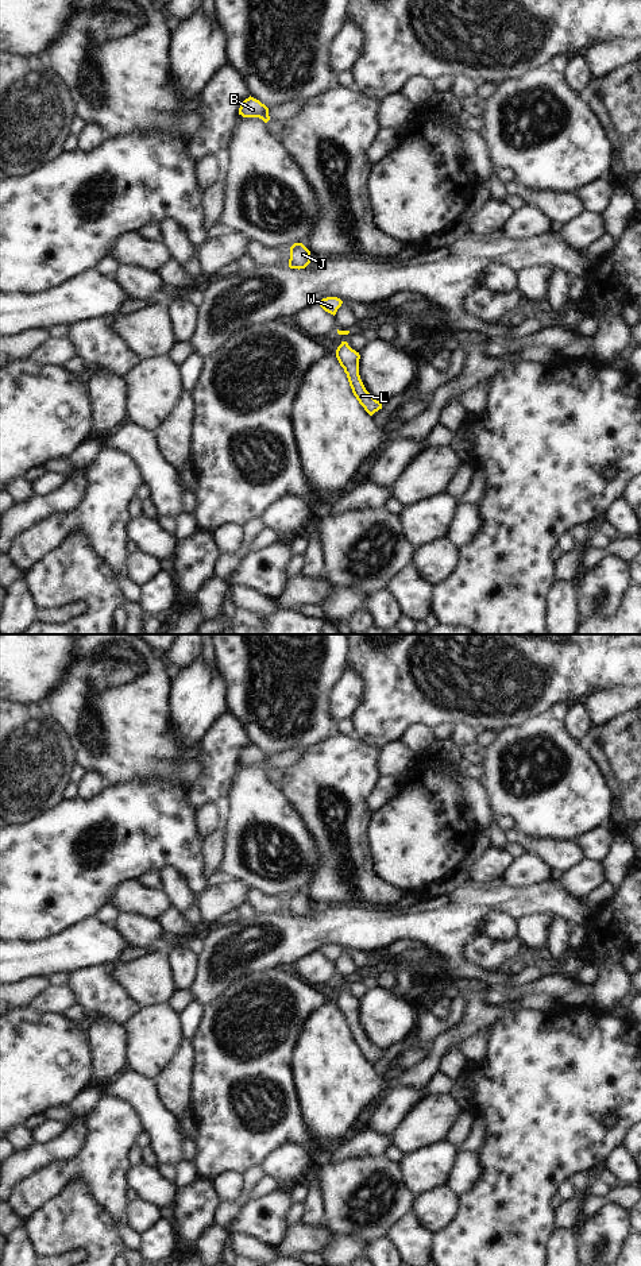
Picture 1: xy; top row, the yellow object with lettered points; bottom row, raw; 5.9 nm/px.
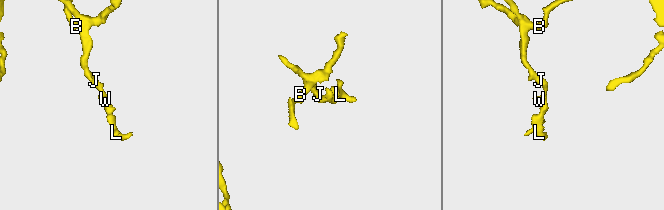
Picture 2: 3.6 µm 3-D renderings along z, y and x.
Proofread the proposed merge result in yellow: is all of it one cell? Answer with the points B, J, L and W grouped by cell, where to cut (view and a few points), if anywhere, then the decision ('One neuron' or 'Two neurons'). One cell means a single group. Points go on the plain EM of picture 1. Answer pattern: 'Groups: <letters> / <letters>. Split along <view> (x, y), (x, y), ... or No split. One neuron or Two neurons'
Groups: B J L W. No split. One neuron

